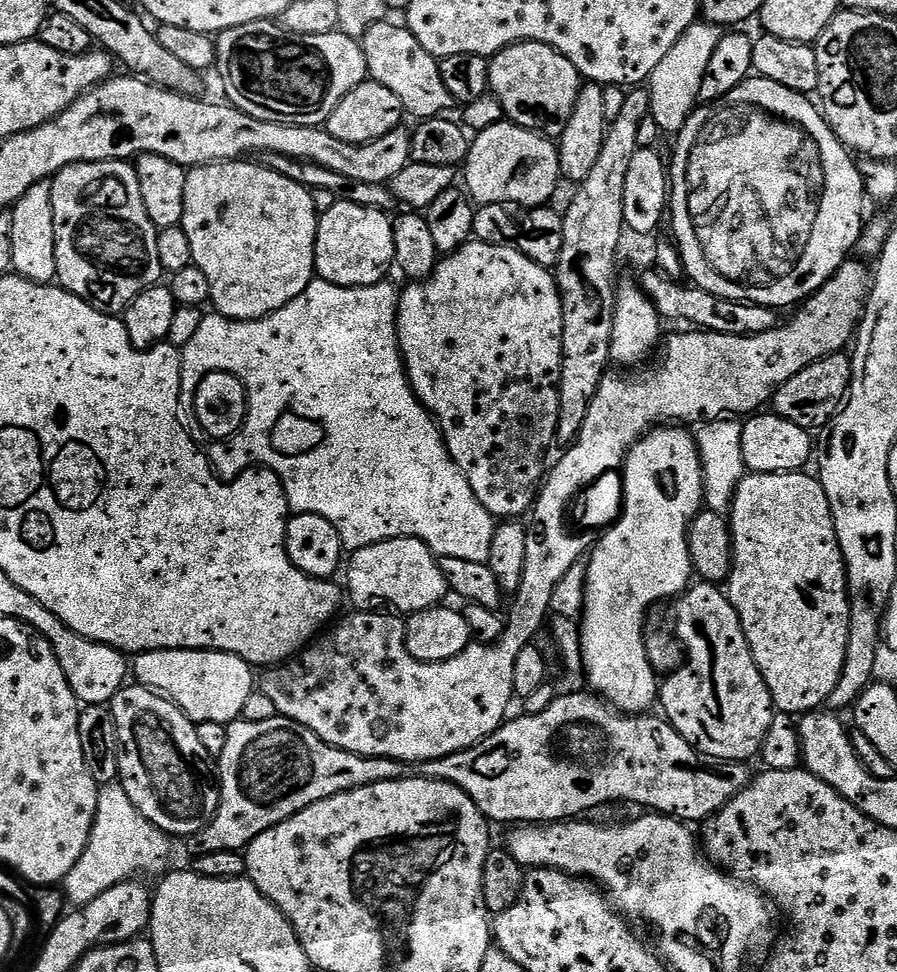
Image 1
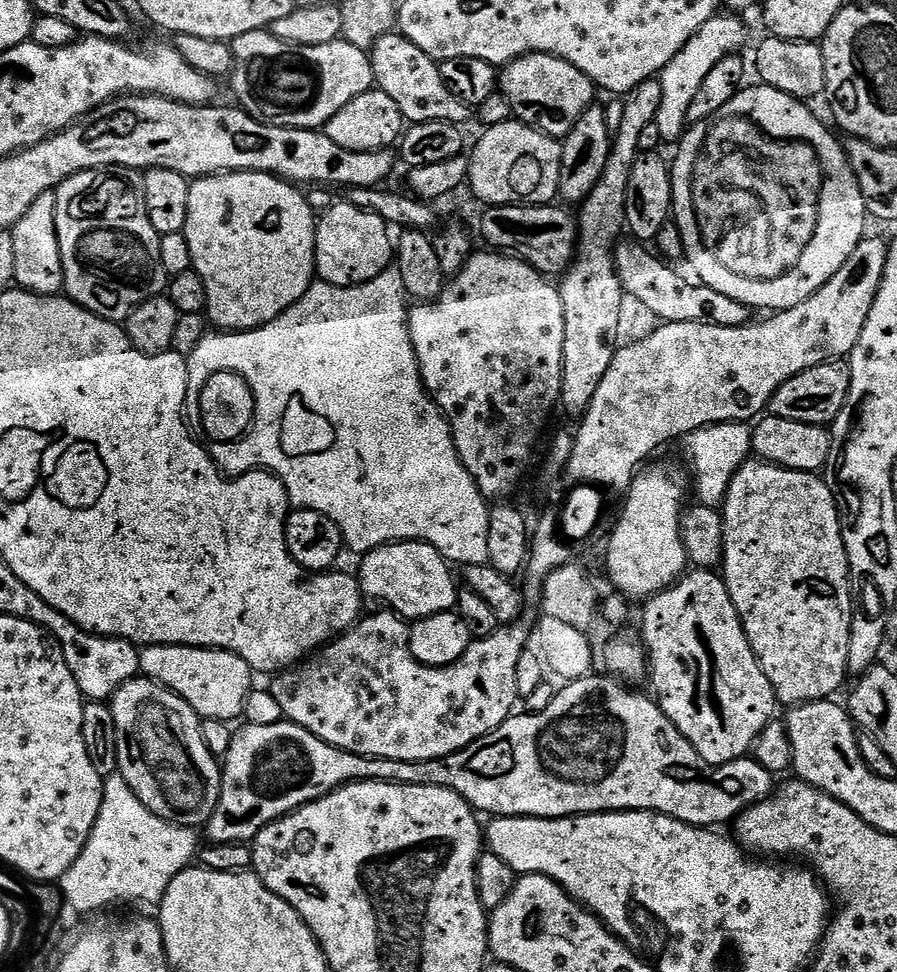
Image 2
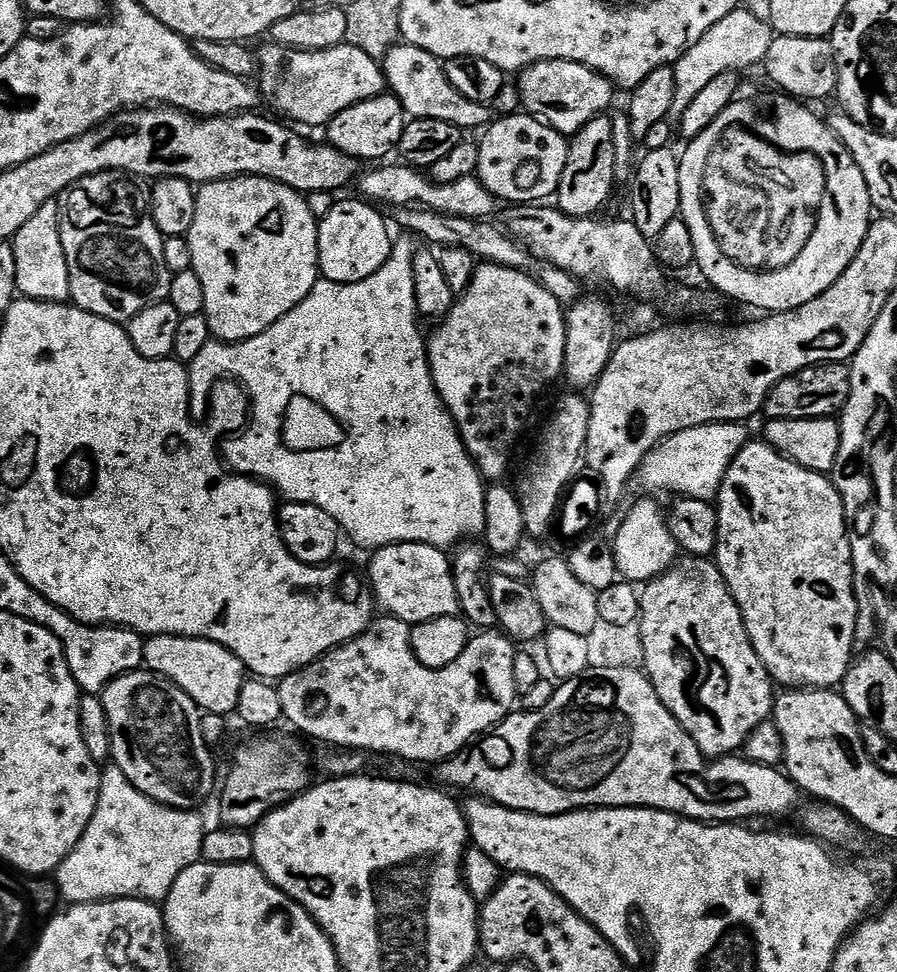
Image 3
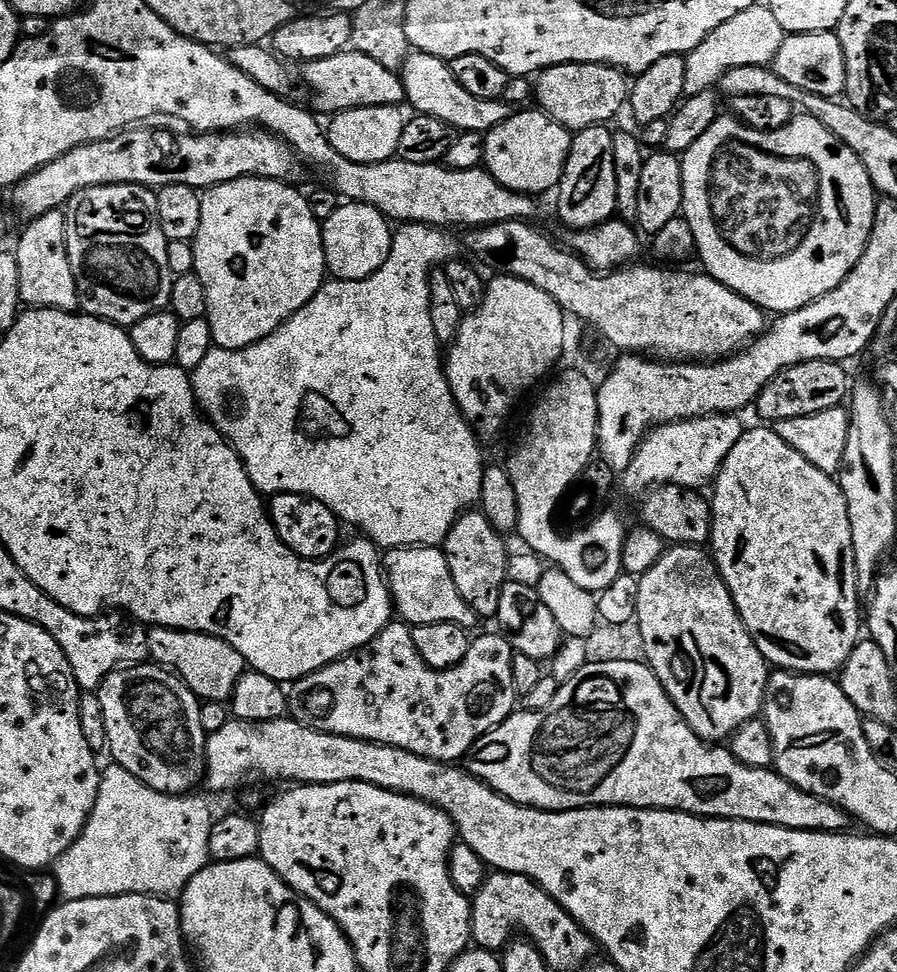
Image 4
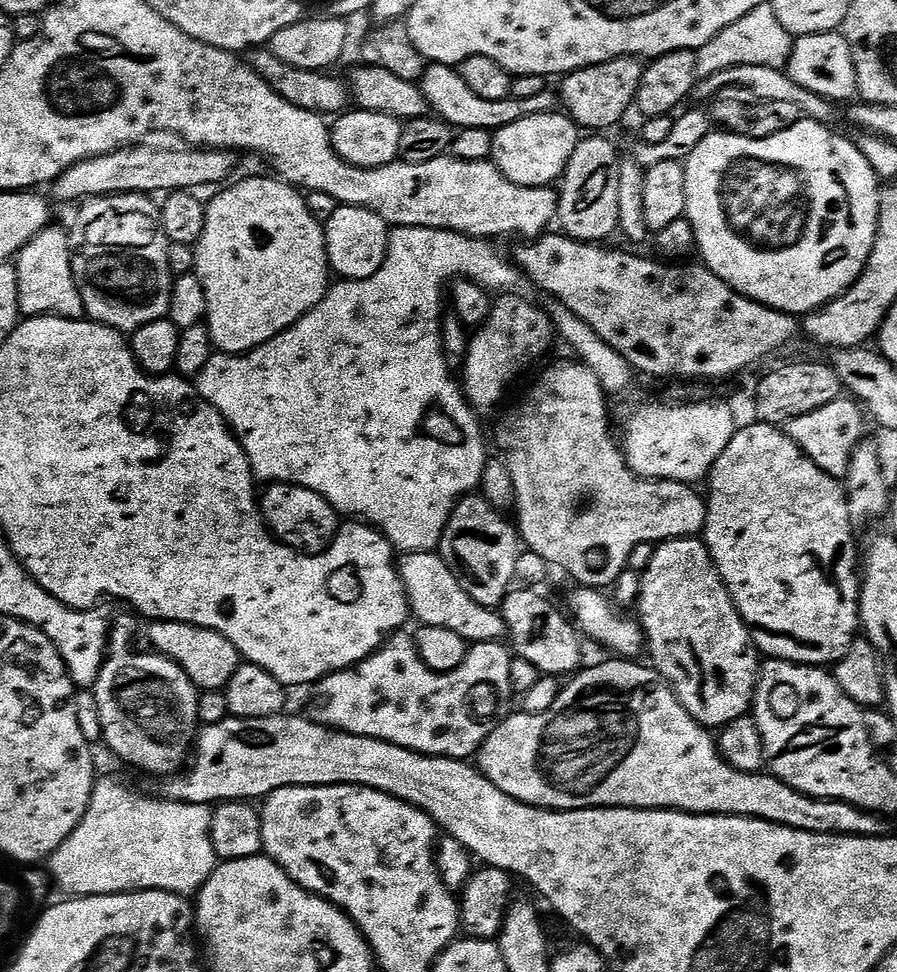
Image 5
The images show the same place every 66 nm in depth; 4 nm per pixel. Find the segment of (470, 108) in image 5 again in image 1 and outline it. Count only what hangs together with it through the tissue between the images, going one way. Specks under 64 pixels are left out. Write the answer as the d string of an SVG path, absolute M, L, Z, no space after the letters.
M385 22L370 26L362 37L362 47L369 77L386 86L386 90L398 94L398 102L402 102L409 117L416 116L417 121L435 120L443 117L448 107L453 107L450 90L446 90L446 82L442 82L440 60L422 50L422 42L418 42L403 23Z

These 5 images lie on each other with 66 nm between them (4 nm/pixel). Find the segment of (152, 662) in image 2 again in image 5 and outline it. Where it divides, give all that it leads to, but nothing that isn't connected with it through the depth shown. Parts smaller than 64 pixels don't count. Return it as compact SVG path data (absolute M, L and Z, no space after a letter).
M157 620L147 626L149 627L148 640L152 643L149 645L160 655L182 666L182 670L192 679L197 689L205 692L224 690L240 668L242 663L240 651L229 640L222 638L222 634L214 630L169 620Z

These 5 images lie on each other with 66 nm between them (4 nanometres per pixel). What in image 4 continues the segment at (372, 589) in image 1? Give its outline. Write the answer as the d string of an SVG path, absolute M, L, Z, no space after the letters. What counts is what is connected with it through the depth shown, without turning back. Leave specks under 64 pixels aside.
M439 547L389 548L383 553L382 563L388 589L392 591L394 612L409 626L418 624L457 624L465 630L472 630L478 623L474 610L458 594L450 566Z

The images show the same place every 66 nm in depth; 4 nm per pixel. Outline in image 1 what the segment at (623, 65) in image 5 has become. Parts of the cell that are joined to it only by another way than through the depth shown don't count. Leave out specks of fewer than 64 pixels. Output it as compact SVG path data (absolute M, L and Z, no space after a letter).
M527 40L525 44L511 44L491 57L488 69L491 95L495 96L511 123L541 136L559 138L574 110L574 102L578 102L582 87L580 71L570 58L549 44Z

